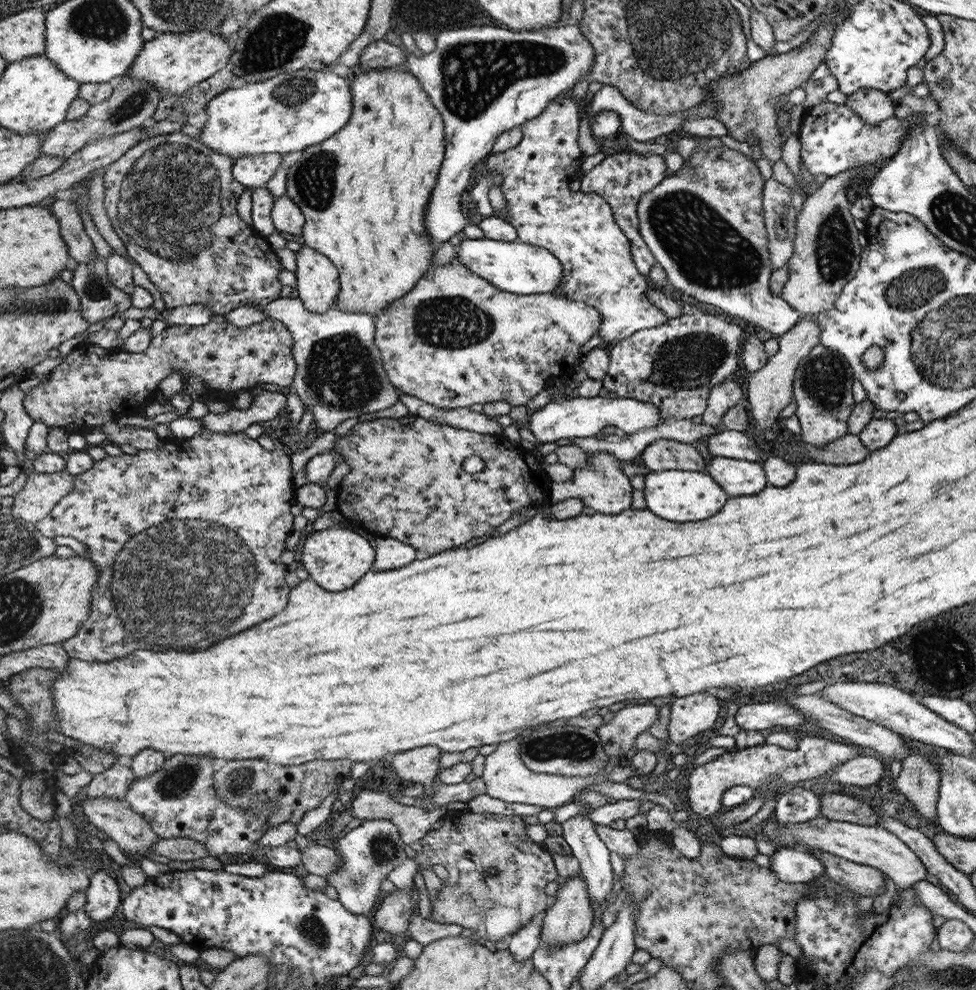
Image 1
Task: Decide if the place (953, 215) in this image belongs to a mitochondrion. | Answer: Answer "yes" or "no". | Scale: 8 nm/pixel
yes

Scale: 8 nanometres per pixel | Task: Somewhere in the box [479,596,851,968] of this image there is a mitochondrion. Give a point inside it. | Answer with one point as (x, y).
(570, 745)

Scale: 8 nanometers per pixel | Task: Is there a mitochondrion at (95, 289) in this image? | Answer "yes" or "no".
yes

